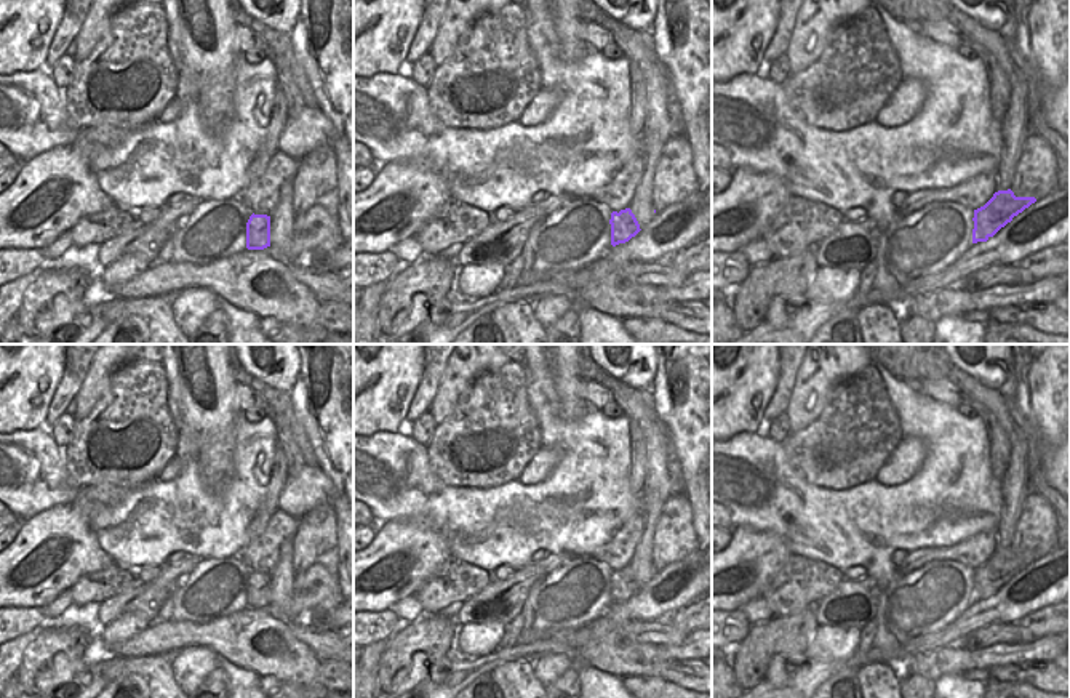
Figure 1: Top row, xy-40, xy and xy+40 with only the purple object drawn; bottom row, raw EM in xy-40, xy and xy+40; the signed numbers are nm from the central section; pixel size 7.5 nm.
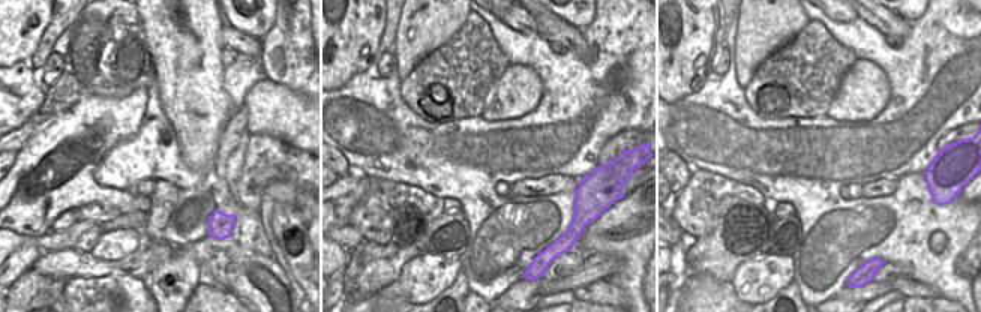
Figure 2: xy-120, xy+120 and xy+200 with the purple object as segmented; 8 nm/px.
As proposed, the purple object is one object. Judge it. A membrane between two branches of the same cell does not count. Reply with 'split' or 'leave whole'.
split

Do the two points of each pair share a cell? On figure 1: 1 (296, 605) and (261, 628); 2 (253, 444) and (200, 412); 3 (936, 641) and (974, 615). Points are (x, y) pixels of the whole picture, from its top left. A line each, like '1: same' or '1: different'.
1: different
2: different
3: same

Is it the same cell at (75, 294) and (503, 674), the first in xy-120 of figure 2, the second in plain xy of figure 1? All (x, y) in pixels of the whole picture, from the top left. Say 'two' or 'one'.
one

